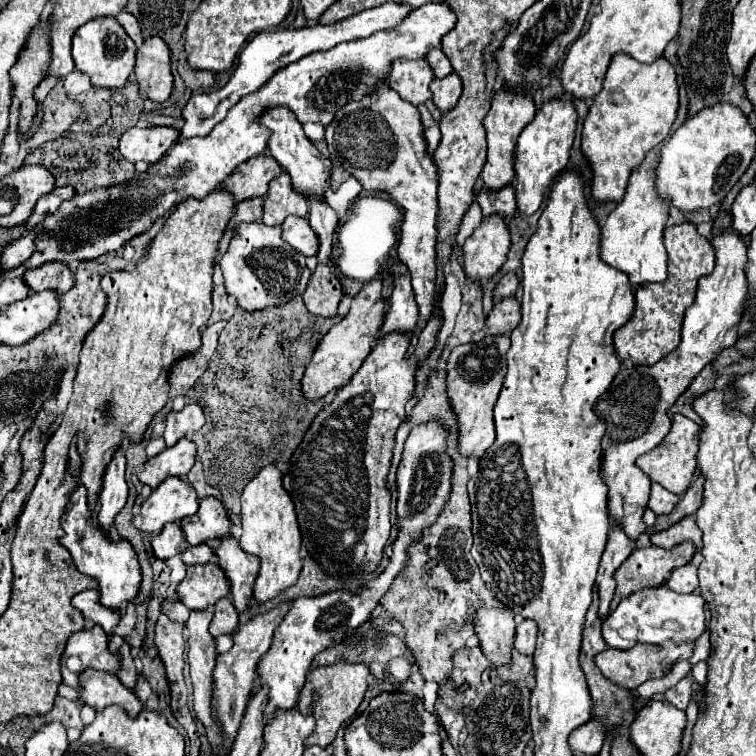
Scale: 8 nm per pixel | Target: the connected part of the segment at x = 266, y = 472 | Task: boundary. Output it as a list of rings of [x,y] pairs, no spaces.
[[[274,463],[266,465],[242,491],[242,537],[240,547],[260,557],[260,573],[254,583],[254,599],[264,603],[286,587],[294,585],[302,571],[302,535],[290,493],[282,487],[282,471]]]

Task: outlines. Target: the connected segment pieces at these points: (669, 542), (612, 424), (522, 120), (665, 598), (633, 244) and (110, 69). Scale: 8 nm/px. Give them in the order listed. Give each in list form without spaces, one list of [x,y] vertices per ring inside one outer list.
[[[686,517],[686,519],[678,521],[674,527],[666,529],[666,531],[654,533],[650,537],[650,541],[658,547],[664,547],[664,549],[672,549],[672,547],[676,547],[684,541],[694,541],[696,553],[690,563],[694,563],[694,566],[698,567],[704,559],[702,557],[702,531],[700,531],[700,527],[696,525],[696,521],[692,517]]]
[[[722,211],[712,225],[712,247],[716,249],[716,269],[710,275],[704,275],[698,283],[696,301],[684,315],[682,325],[682,341],[680,345],[662,357],[656,365],[642,365],[642,367],[624,367],[608,391],[600,395],[596,403],[596,413],[606,419],[606,433],[602,437],[602,479],[608,485],[608,511],[618,525],[610,527],[608,543],[600,559],[598,569],[598,589],[600,589],[600,617],[608,615],[608,605],[614,595],[614,571],[628,559],[628,555],[636,549],[636,541],[640,533],[646,531],[642,523],[642,513],[648,503],[650,495],[650,479],[642,475],[636,467],[636,459],[654,451],[664,435],[670,431],[670,419],[666,411],[676,403],[676,399],[686,391],[692,379],[716,359],[716,355],[736,345],[738,341],[738,325],[744,315],[746,297],[748,297],[748,277],[746,277],[746,263],[748,263],[748,245],[738,231],[732,227],[732,213]]]
[[[498,91],[492,99],[492,107],[484,119],[486,135],[488,135],[488,157],[484,163],[484,169],[480,173],[482,177],[482,191],[500,191],[502,187],[510,185],[516,177],[514,171],[514,151],[516,151],[516,139],[520,131],[534,119],[536,107],[532,99],[526,99],[526,95],[514,95],[514,91]]]
[[[666,585],[660,587],[644,587],[626,599],[612,611],[602,623],[602,637],[608,647],[628,651],[636,643],[650,645],[670,645],[672,641],[698,639],[704,633],[704,599],[698,595],[682,595],[670,591]]]
[[[640,165],[632,171],[624,199],[606,219],[602,227],[602,259],[612,267],[628,273],[630,283],[636,287],[646,281],[662,283],[666,279],[666,247],[664,227],[668,221],[670,203],[656,191],[656,165]]]
[[[96,17],[84,23],[72,39],[72,57],[76,69],[86,73],[96,87],[122,87],[136,65],[136,45],[114,17]]]

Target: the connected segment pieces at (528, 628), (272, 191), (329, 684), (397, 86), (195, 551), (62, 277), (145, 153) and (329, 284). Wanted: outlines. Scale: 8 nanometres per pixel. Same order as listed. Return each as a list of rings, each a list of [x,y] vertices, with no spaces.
[[[530,619],[522,621],[518,627],[516,627],[516,643],[514,647],[524,653],[524,655],[534,655],[534,649],[536,649],[536,635],[538,635],[538,625]]]
[[[284,171],[280,177],[276,177],[270,183],[270,189],[268,189],[266,199],[264,199],[262,223],[282,225],[288,215],[306,217],[306,213],[308,213],[306,197],[298,197],[296,191],[292,191],[290,175]]]
[[[338,661],[334,665],[328,665],[328,667],[318,667],[318,669],[312,669],[308,679],[306,679],[306,685],[300,693],[300,701],[298,701],[298,709],[302,713],[308,711],[310,707],[310,699],[312,699],[312,693],[318,691],[320,695],[320,701],[316,705],[316,729],[312,731],[312,735],[306,739],[306,745],[318,745],[318,747],[328,747],[334,737],[336,737],[336,731],[338,727],[350,719],[356,709],[360,707],[362,699],[364,699],[364,693],[368,689],[368,681],[372,679],[372,673],[368,669],[368,665],[364,663],[350,663],[350,661]]]
[[[396,59],[392,63],[388,85],[408,103],[420,105],[428,99],[432,99],[430,83],[434,81],[434,71],[426,59],[408,61],[408,59]]]
[[[202,543],[202,545],[196,545],[196,547],[188,547],[188,551],[184,551],[182,555],[182,561],[186,565],[196,565],[196,563],[210,563],[210,561],[216,561],[216,553],[214,553],[214,547],[210,547],[208,543]]]
[[[58,261],[44,263],[42,267],[36,269],[26,269],[24,279],[26,283],[30,283],[30,289],[34,293],[44,289],[54,289],[62,295],[74,287],[74,273],[66,263],[58,263]]]
[[[132,127],[120,139],[120,155],[134,165],[150,165],[160,161],[176,139],[178,131],[172,127]]]
[[[318,265],[304,291],[304,303],[310,313],[320,317],[338,315],[338,303],[342,299],[340,279],[330,265]]]

